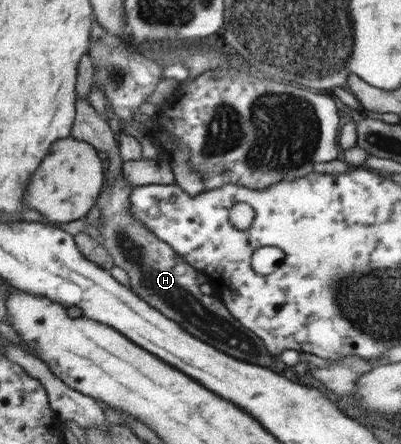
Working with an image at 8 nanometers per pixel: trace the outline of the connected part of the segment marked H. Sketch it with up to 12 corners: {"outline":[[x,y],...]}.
{"outline":[[106,185],[94,225],[131,290],[197,339],[282,372],[197,269]]}

